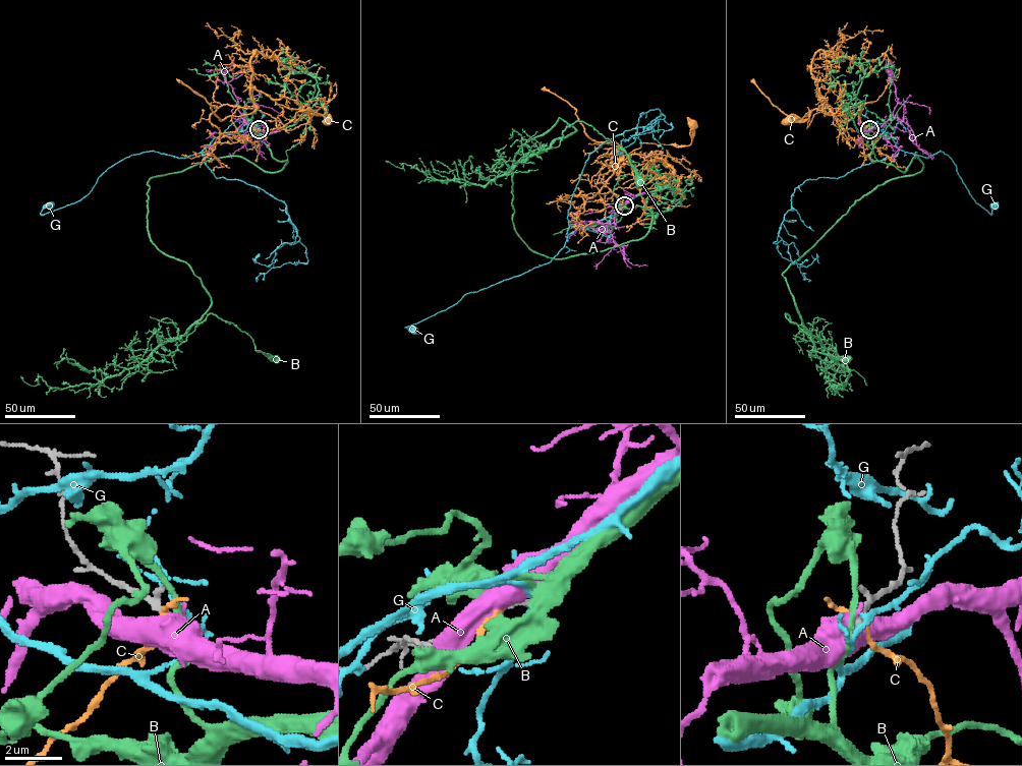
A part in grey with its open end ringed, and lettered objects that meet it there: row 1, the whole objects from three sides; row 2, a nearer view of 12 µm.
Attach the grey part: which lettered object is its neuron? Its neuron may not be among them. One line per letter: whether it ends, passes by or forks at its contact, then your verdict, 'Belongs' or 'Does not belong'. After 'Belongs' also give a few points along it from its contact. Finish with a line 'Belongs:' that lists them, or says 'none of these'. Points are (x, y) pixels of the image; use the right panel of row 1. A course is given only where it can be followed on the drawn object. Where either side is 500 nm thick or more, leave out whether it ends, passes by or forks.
A: Does not belong
B: It passes by. Does not belong
C: It passes by. Does not belong
G: It forks there. Belongs. Its course: (869, 129), (889, 133), (900, 150), (914, 155), (928, 158), (943, 152), (976, 202), (991, 215), (995, 205)
Belongs: G

